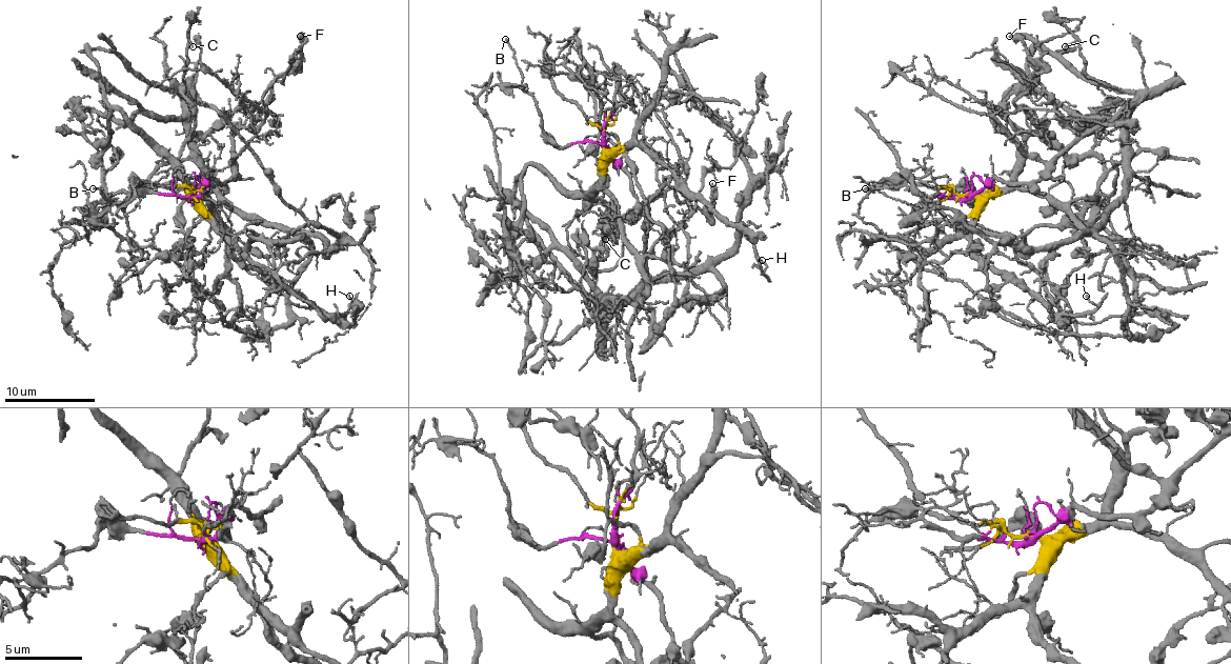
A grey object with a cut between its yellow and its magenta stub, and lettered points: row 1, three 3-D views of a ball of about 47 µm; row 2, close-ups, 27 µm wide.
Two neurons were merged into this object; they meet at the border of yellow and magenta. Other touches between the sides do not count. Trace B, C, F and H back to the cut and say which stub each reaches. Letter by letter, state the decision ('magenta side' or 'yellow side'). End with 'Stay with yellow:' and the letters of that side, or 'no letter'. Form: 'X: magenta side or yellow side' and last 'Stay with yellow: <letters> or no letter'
B: magenta side
C: magenta side
F: yellow side
H: yellow side
Stay with yellow: F, H

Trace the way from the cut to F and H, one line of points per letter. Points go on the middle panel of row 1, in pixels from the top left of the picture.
F: (603, 142), (603, 168), (591, 198), (621, 219), (668, 189), (705, 209), (713, 196), (711, 182)
H: (603, 142), (605, 148), (642, 146), (721, 216), (741, 229), (754, 247), (761, 270), (766, 266), (761, 259)

